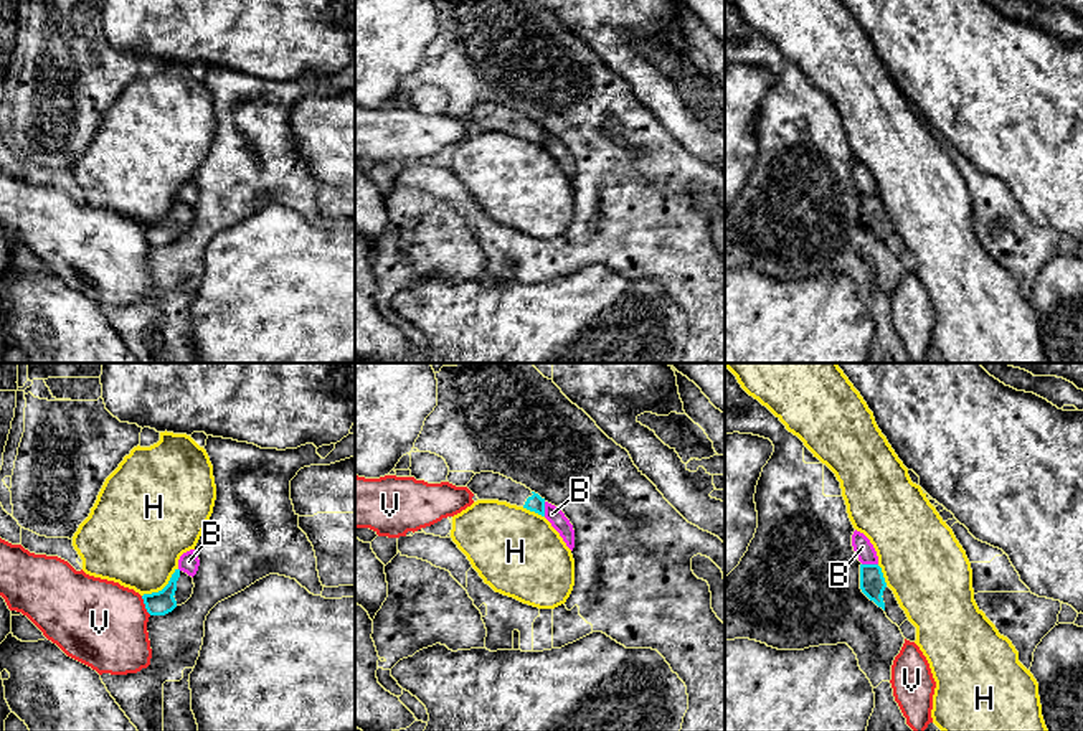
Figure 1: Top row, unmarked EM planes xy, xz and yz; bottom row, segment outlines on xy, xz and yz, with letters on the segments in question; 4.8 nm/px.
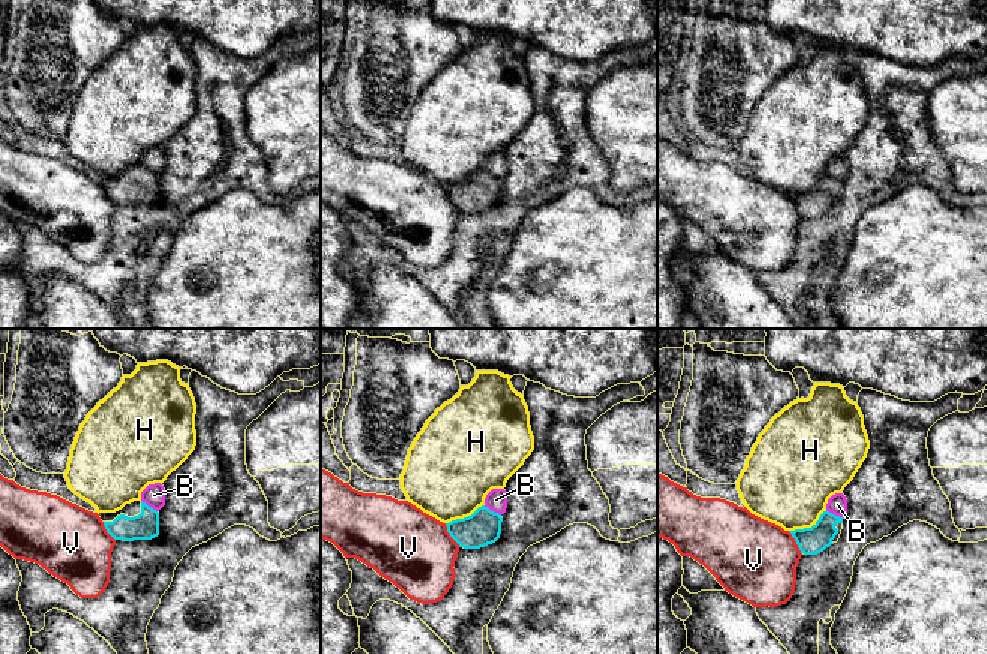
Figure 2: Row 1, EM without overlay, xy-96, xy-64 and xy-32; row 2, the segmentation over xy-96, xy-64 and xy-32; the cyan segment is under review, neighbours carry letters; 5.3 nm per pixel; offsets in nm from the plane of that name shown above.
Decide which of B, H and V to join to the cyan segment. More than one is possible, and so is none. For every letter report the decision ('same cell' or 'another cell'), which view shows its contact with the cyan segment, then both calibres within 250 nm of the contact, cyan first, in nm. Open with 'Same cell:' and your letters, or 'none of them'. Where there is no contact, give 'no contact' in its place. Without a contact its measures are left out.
Same cell: none of them
B: another cell; contact in yz; calibres 130 and 90 nm
H: another cell; contact in xy; calibres 120 and 420 nm
V: another cell; contact in xy; calibres 120 and 420 nm

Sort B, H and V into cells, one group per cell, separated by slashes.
B / H / V

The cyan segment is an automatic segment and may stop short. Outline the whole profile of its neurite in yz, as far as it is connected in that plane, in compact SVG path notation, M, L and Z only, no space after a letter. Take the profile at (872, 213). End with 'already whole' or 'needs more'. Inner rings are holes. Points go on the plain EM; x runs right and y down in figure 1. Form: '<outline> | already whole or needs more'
M860 195L860 219L870 231L882 238L887 248L898 257L908 249L893 221L887 216L878 195Z | needs more

